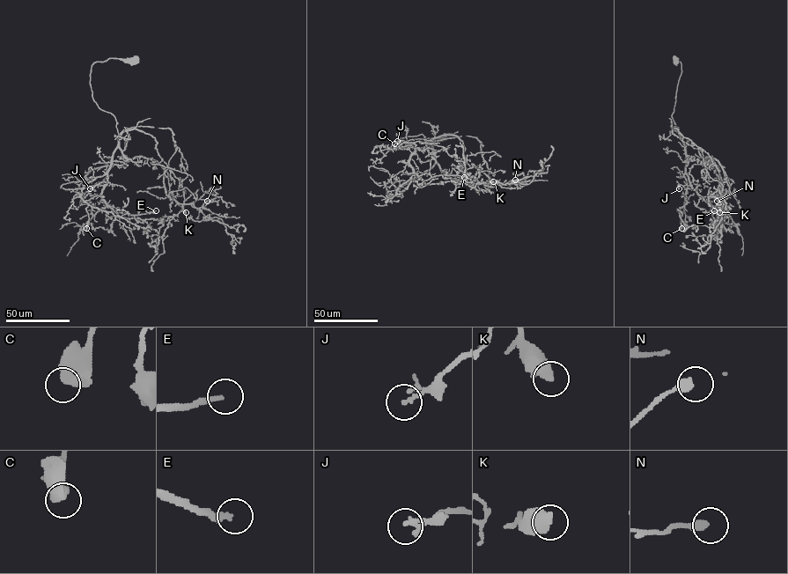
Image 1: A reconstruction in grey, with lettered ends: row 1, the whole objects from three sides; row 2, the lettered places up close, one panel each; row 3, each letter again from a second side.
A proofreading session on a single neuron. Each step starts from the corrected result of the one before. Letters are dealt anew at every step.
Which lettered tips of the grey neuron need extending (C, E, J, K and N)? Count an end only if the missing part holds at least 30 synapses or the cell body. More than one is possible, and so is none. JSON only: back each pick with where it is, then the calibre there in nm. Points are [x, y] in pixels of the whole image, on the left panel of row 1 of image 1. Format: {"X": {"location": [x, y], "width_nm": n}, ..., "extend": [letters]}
{"E": {"location": [156, 210], "width_nm": 220}, "K": {"location": [186, 212], "width_nm": 600}, "extend": ["E", "K"]}

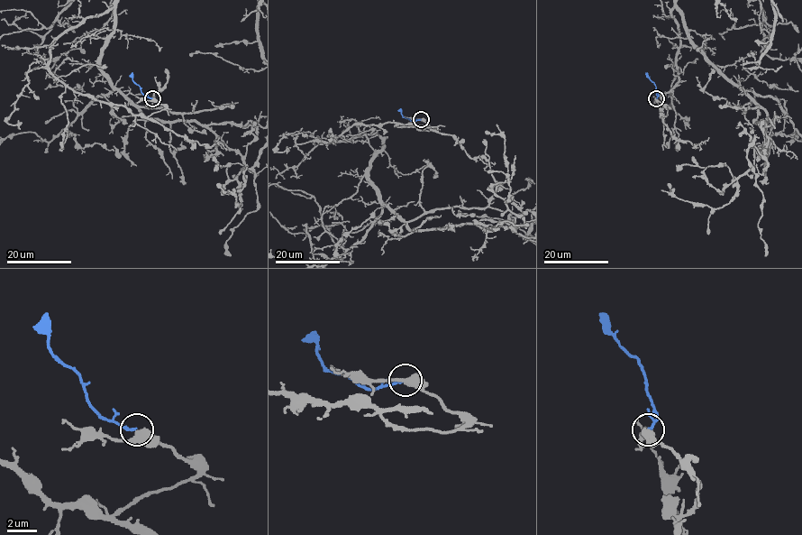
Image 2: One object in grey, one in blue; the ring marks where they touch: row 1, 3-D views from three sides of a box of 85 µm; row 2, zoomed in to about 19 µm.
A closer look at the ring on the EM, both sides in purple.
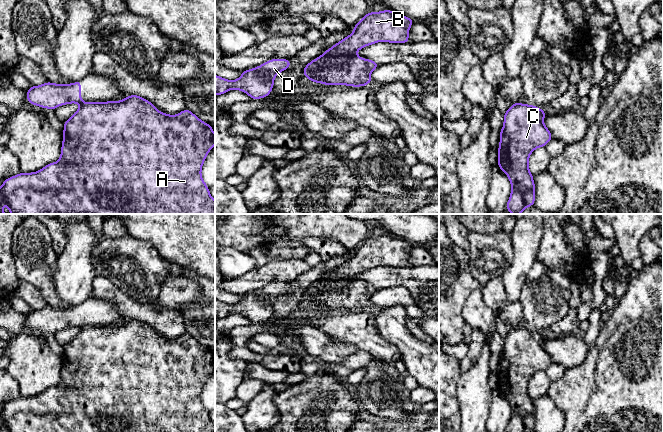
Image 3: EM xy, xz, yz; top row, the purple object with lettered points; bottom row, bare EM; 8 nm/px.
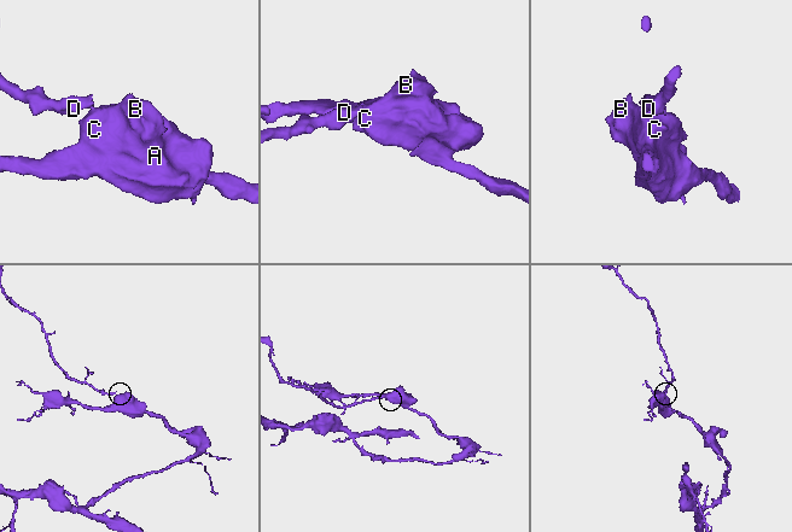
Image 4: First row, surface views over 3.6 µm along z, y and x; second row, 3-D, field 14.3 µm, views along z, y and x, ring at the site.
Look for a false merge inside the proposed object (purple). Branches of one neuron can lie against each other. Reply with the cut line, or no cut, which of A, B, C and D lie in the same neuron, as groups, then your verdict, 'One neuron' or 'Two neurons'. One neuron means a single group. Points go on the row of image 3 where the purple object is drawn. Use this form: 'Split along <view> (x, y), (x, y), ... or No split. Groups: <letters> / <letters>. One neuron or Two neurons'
Split along xy (84, 102), (81, 104). Groups: A B C / D. Two neurons

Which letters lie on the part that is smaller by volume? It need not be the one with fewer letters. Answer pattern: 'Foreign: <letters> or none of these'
Foreign: D

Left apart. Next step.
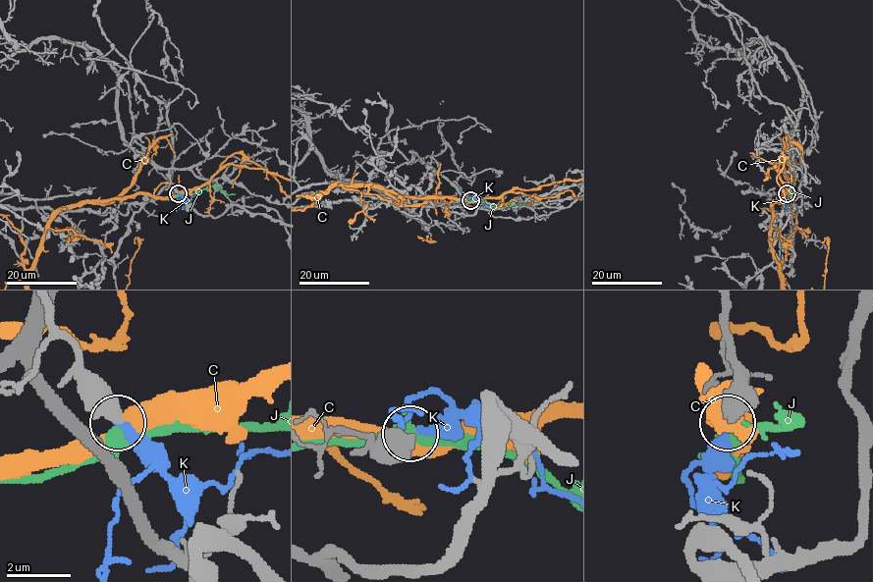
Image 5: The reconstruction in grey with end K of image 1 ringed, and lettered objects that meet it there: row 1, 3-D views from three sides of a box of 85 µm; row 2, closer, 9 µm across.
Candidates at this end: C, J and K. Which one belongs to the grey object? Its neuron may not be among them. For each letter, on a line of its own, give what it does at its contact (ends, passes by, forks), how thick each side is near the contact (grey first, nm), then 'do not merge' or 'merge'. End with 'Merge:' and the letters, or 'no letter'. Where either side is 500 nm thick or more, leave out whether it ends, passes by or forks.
C: 550/500 nm | do not merge
J: 550/280 nm | do not merge
K: 550/280 nm | merge
Merge: K

